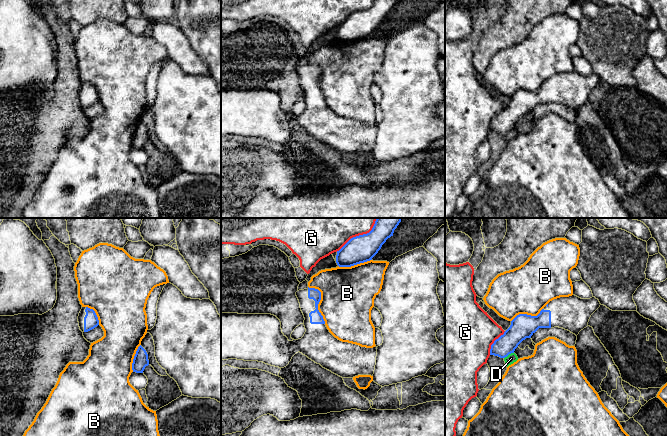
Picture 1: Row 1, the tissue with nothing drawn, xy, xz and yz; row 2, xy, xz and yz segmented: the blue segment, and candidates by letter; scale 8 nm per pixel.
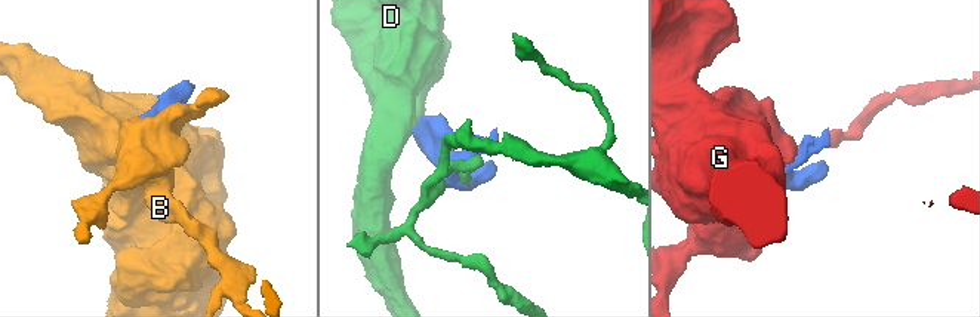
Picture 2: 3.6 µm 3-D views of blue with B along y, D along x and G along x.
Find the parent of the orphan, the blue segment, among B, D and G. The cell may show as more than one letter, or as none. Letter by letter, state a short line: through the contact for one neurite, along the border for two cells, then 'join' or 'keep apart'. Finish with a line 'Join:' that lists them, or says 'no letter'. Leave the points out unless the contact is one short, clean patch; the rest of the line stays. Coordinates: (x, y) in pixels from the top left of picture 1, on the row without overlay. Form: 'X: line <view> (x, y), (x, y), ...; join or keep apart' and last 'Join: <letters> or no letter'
B: keep apart
D: line yz (513, 128), (504, 134); keep apart
G: keep apart
Join: no letter

